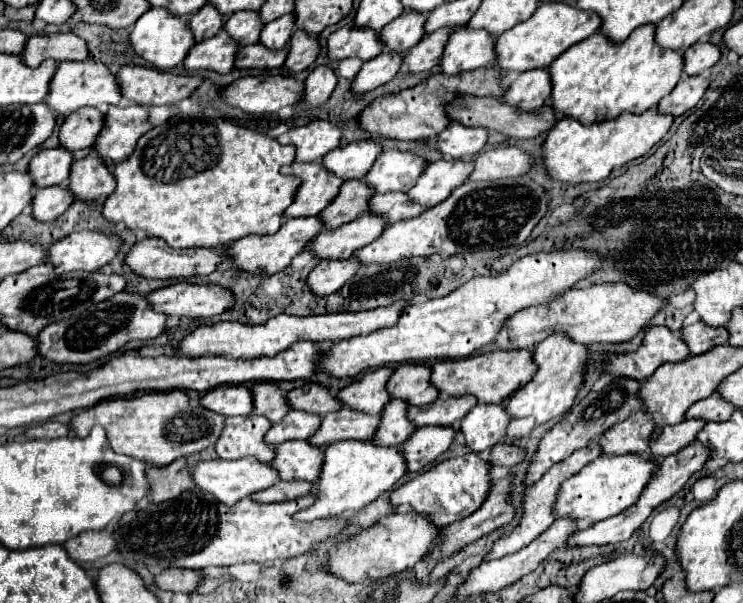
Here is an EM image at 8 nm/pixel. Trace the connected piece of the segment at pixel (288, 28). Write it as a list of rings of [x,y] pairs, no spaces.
[[[285,14],[269,24],[263,26],[261,30],[261,38],[259,42],[267,48],[273,48],[273,50],[281,50],[287,46],[291,34],[295,30],[295,22],[293,22],[293,14]]]

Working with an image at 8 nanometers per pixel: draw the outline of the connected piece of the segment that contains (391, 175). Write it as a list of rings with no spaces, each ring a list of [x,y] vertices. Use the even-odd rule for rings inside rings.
[[[389,150],[377,156],[373,168],[365,174],[363,182],[373,192],[407,192],[417,182],[427,162],[411,152]]]

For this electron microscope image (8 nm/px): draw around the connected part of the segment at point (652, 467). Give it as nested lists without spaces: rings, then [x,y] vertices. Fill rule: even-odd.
[[[629,454],[629,456],[599,456],[593,464],[587,464],[577,476],[569,478],[559,492],[555,504],[555,516],[571,516],[575,520],[591,518],[593,522],[615,516],[637,502],[649,480],[659,468],[659,460],[649,458],[647,454]]]

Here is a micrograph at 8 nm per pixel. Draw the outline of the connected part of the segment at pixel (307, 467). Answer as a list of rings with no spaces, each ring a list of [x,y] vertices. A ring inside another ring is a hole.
[[[295,440],[295,442],[283,442],[277,446],[277,456],[271,462],[275,470],[279,470],[281,480],[307,480],[317,484],[317,476],[321,476],[321,452],[325,452],[327,446],[313,446],[307,440]]]

